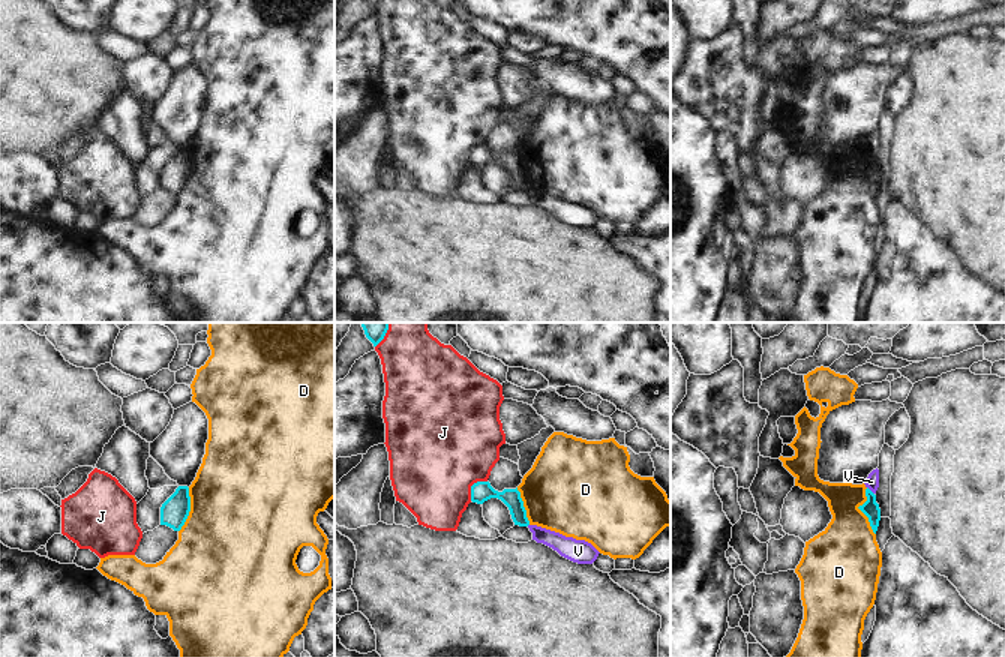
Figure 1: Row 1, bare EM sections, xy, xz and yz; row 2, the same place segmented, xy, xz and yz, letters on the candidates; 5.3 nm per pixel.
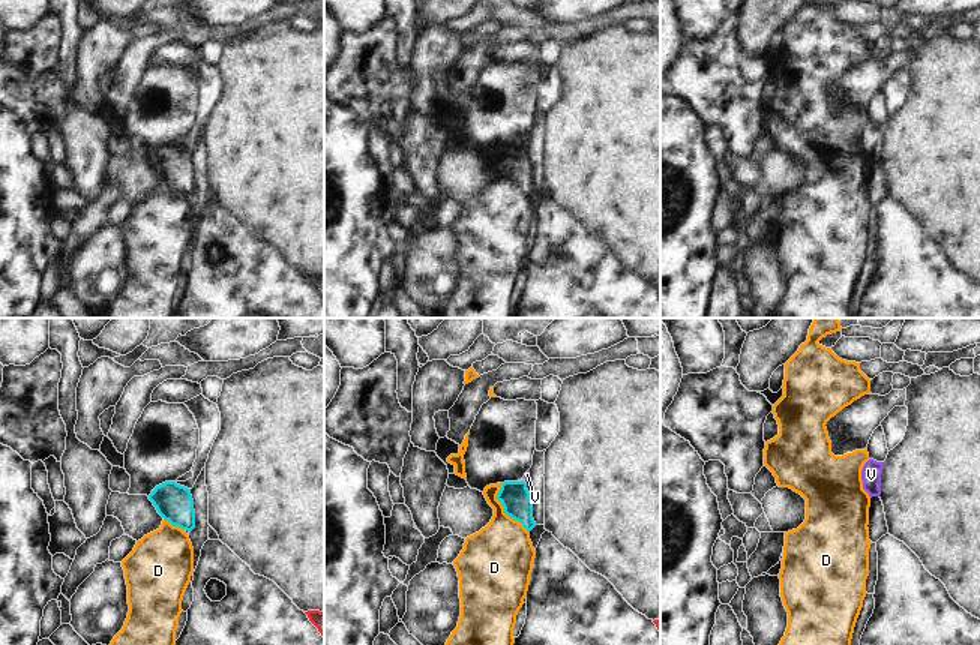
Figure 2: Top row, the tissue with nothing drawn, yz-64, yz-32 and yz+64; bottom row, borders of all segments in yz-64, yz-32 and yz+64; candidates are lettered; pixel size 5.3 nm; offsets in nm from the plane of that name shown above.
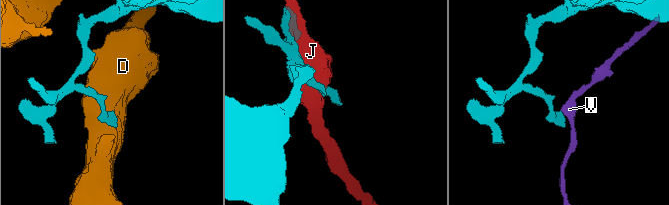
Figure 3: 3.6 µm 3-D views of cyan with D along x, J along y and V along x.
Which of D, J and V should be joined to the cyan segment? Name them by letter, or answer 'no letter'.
no letter.

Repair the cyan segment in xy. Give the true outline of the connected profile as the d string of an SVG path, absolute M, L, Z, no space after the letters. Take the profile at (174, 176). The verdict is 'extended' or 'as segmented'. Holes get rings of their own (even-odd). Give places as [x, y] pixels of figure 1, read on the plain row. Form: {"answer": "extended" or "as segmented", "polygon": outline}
{"answer": "as segmented", "polygon": "M178 150L160 171L160 189L180 195L190 176L188 150Z"}

